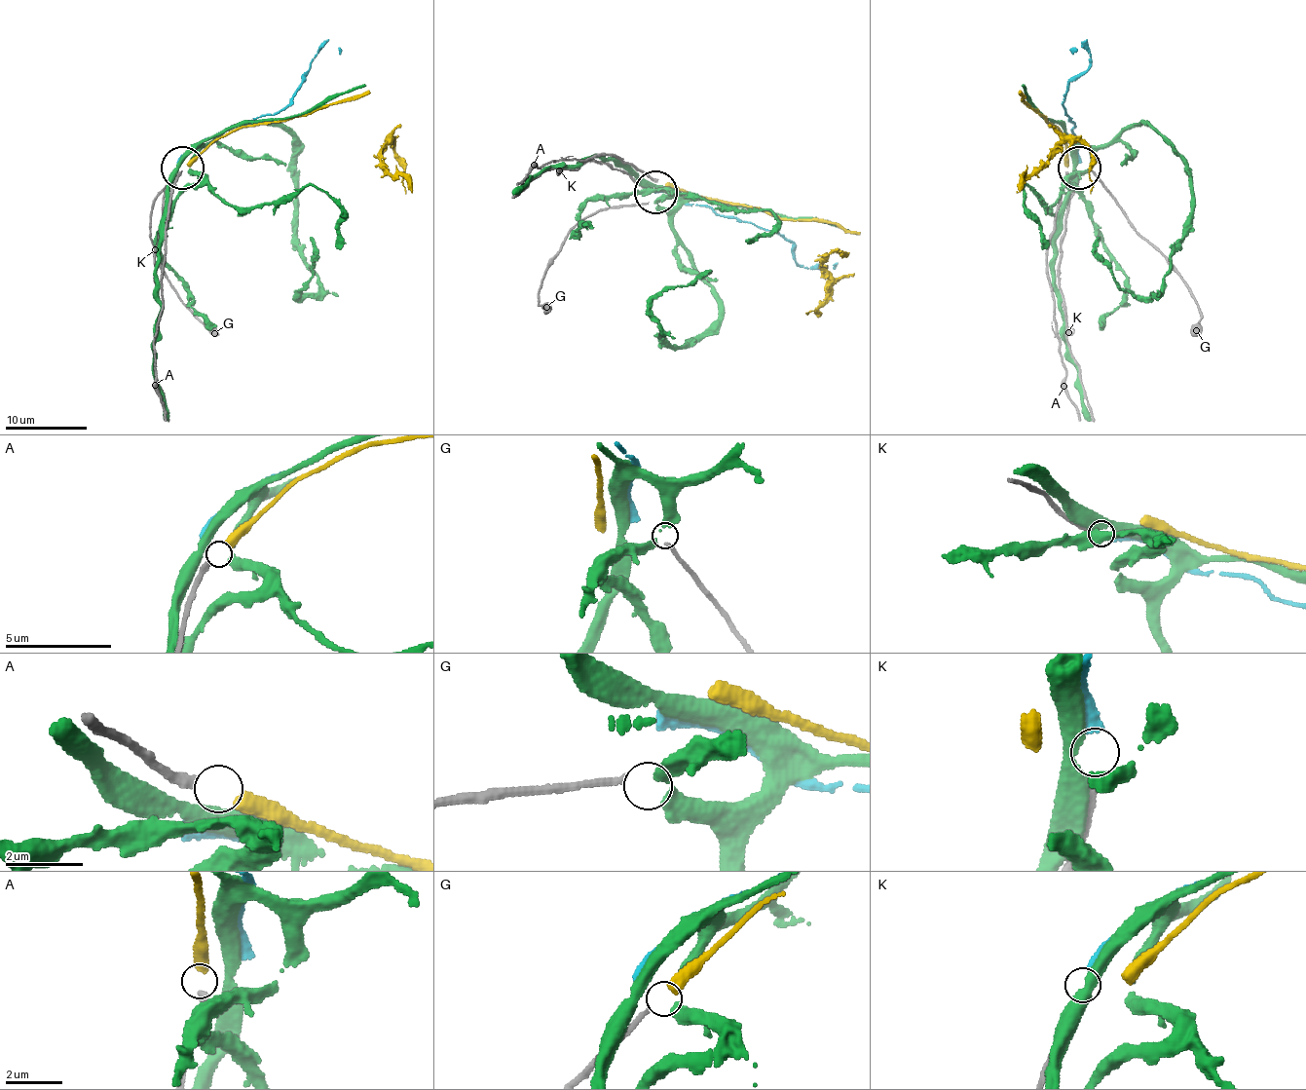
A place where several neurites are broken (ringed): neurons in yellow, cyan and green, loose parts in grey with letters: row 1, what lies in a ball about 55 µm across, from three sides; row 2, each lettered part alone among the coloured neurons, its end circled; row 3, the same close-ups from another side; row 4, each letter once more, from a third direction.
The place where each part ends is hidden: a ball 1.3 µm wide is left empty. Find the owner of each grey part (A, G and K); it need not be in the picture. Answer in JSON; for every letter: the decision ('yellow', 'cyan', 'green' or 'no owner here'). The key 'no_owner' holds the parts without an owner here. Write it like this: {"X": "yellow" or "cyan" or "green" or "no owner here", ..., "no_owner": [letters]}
{"A": "yellow", "G": "no owner here", "K": "cyan", "no_owner": ["G"]}

